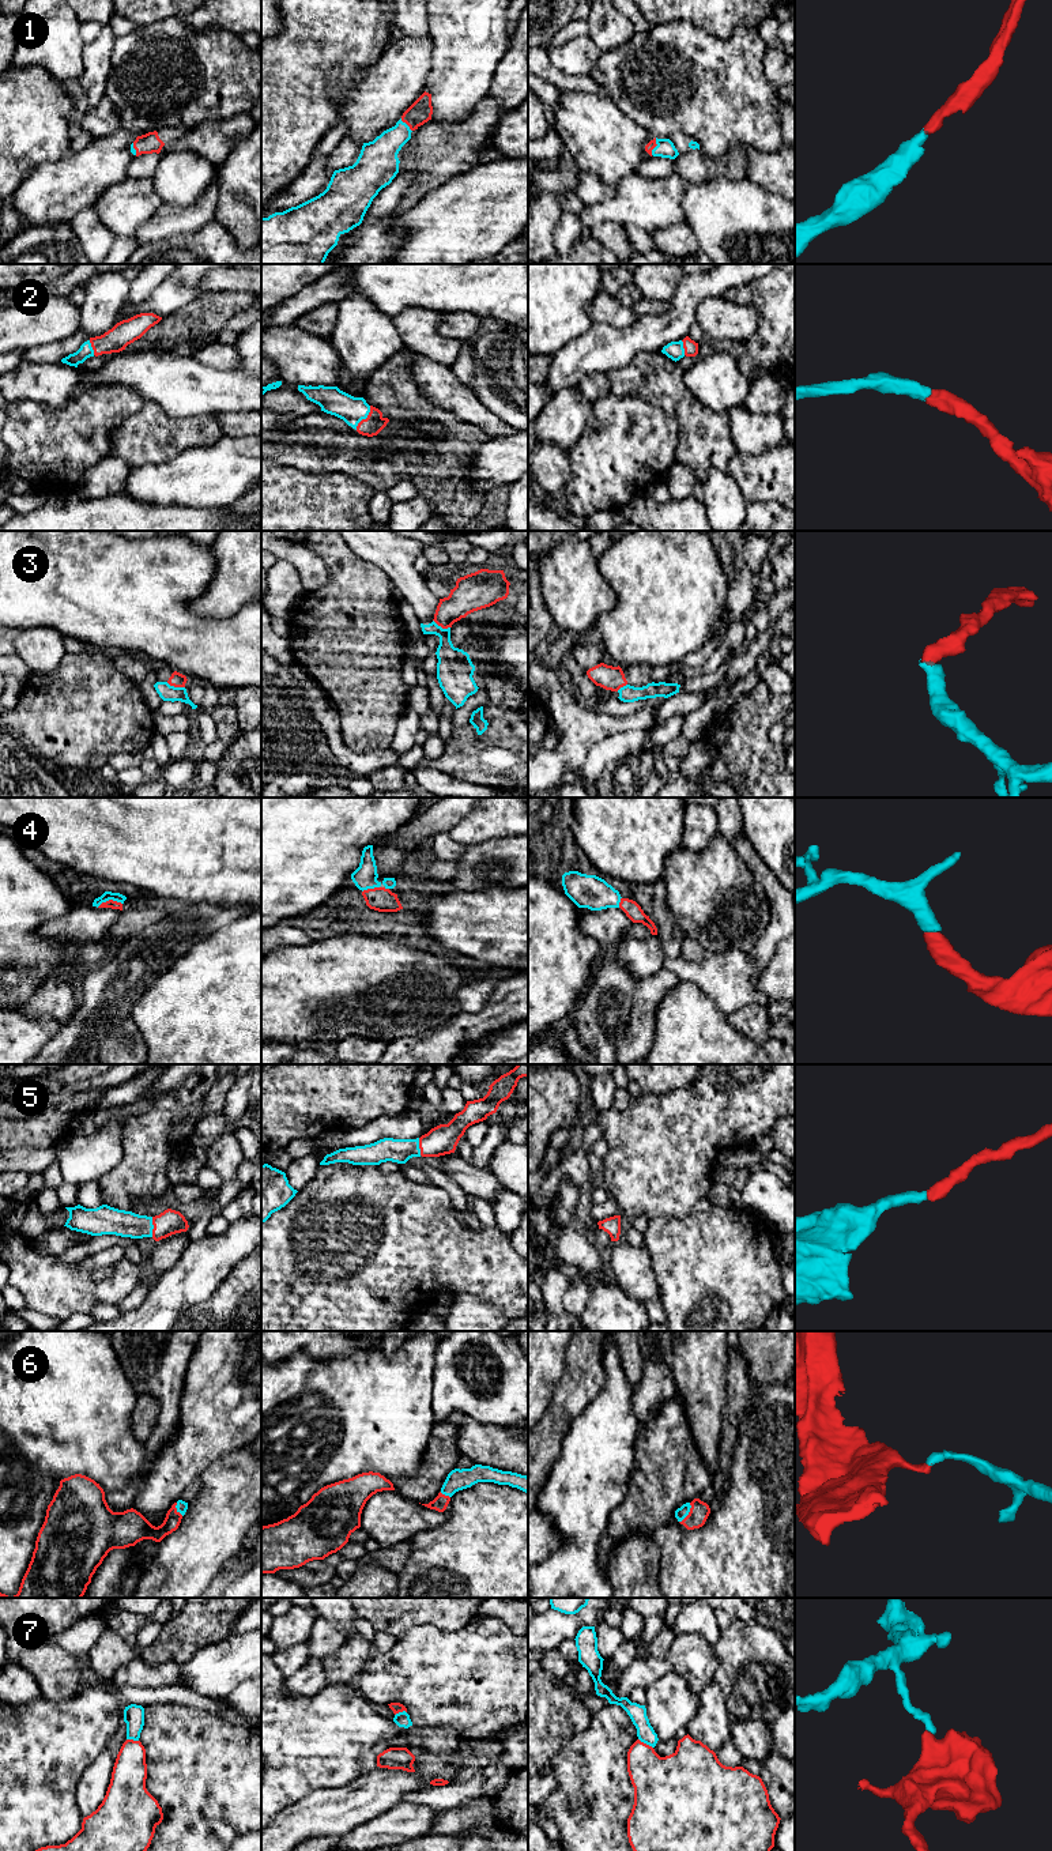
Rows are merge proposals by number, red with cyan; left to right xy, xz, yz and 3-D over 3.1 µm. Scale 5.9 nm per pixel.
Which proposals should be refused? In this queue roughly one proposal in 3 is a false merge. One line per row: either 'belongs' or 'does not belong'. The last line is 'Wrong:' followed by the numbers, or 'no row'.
1: belongs
2: belongs
3: does not belong
4: belongs
5: belongs
6: belongs
7: does not belong
Wrong: 3, 7

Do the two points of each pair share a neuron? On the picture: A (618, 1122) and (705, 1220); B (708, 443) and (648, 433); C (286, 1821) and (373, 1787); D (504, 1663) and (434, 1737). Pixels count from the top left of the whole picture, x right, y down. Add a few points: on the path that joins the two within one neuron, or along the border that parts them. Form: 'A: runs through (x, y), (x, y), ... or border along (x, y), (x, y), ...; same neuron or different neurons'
A: border along (707, 1197), (682, 1217), (663, 1216); different neurons
B: border along (663, 408), (670, 411), (678, 421), (677, 460); different neurons
C: runs through (308, 1819), (351, 1805); same neuron
D: border along (415, 1726), (449, 1726), (460, 1737); different neurons

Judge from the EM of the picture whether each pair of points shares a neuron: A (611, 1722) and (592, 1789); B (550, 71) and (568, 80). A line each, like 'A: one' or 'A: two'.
A: one
B: one

